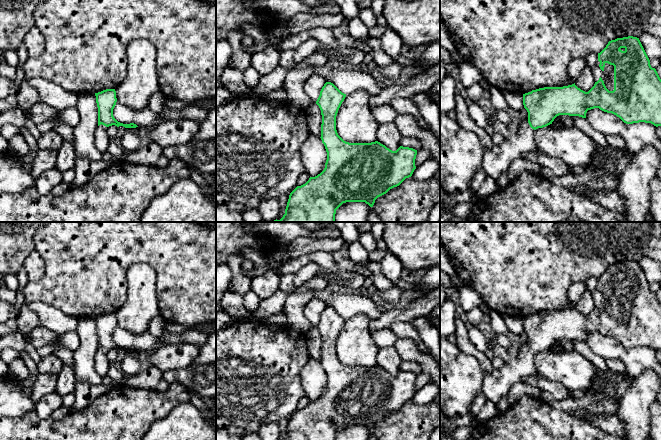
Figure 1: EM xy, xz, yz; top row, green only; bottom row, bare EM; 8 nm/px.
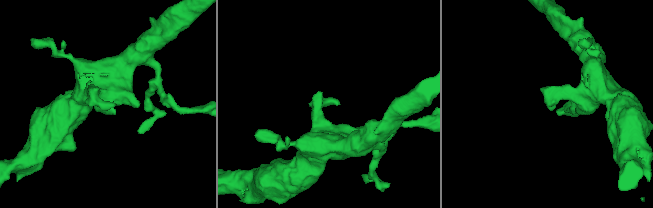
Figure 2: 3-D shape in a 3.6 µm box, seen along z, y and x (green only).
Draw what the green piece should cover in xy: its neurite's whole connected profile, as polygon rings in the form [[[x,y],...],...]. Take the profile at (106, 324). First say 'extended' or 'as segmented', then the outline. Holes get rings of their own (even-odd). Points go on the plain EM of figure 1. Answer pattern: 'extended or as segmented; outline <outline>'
extended; outline [[[115,313],[103,314],[95,317],[95,320],[98,331],[98,351],[95,356],[95,369],[103,378],[109,375],[110,371],[110,364],[106,356],[109,350],[115,349],[117,351],[123,350],[125,352],[136,352],[138,350],[134,347],[123,348],[114,342],[113,333],[117,326]]]

